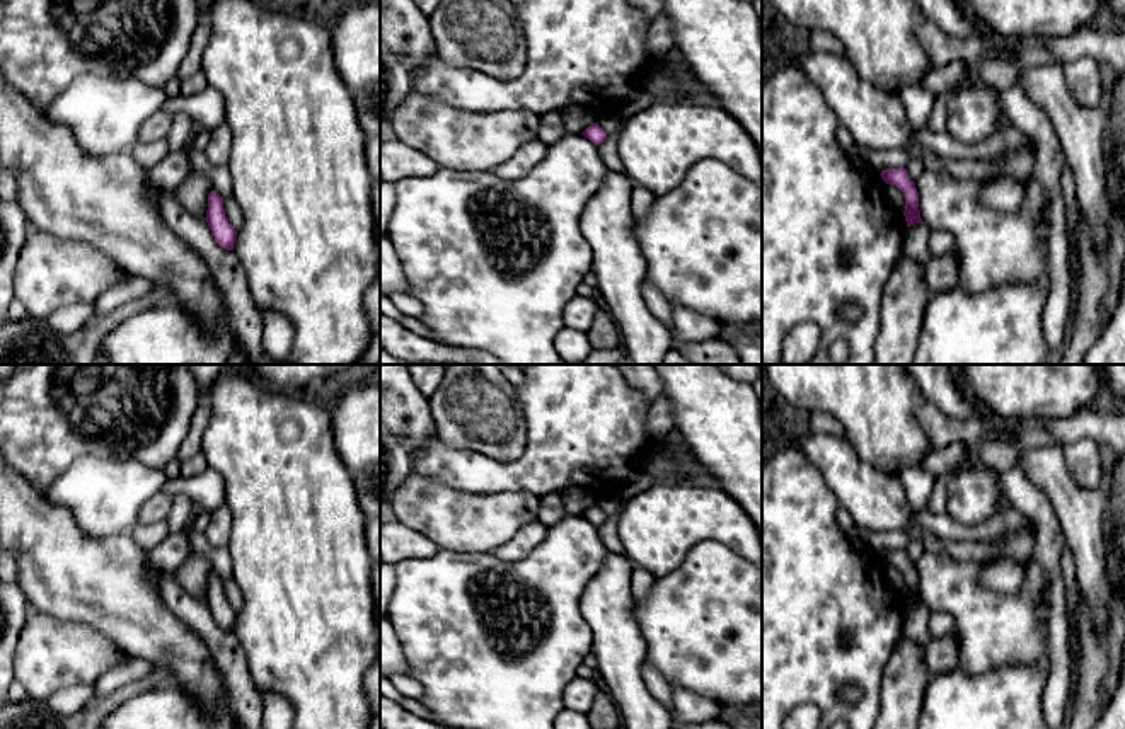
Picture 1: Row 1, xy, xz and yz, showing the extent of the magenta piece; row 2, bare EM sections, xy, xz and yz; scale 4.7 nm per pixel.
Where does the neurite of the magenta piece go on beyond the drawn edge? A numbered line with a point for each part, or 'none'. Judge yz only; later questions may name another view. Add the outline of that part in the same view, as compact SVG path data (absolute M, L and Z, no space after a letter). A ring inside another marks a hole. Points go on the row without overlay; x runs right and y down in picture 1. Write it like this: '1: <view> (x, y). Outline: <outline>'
none

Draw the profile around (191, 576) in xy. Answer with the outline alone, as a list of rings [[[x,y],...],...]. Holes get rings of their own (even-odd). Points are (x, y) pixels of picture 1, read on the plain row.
[[[191,554],[191,557],[176,569],[176,583],[189,594],[198,600],[206,600],[208,576],[213,572],[211,562],[199,554]]]

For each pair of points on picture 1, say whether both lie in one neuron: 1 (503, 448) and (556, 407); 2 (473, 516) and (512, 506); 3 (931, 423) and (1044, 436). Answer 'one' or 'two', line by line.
1: two
2: one
3: one

